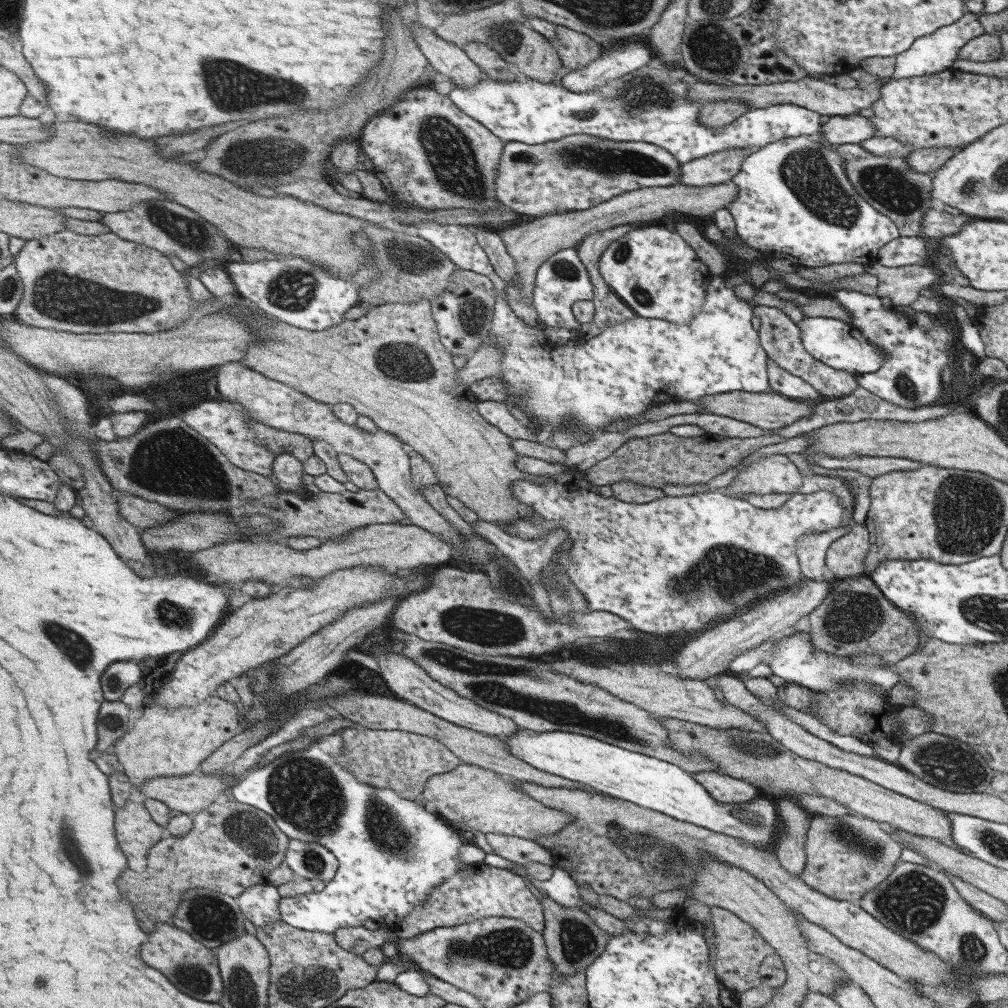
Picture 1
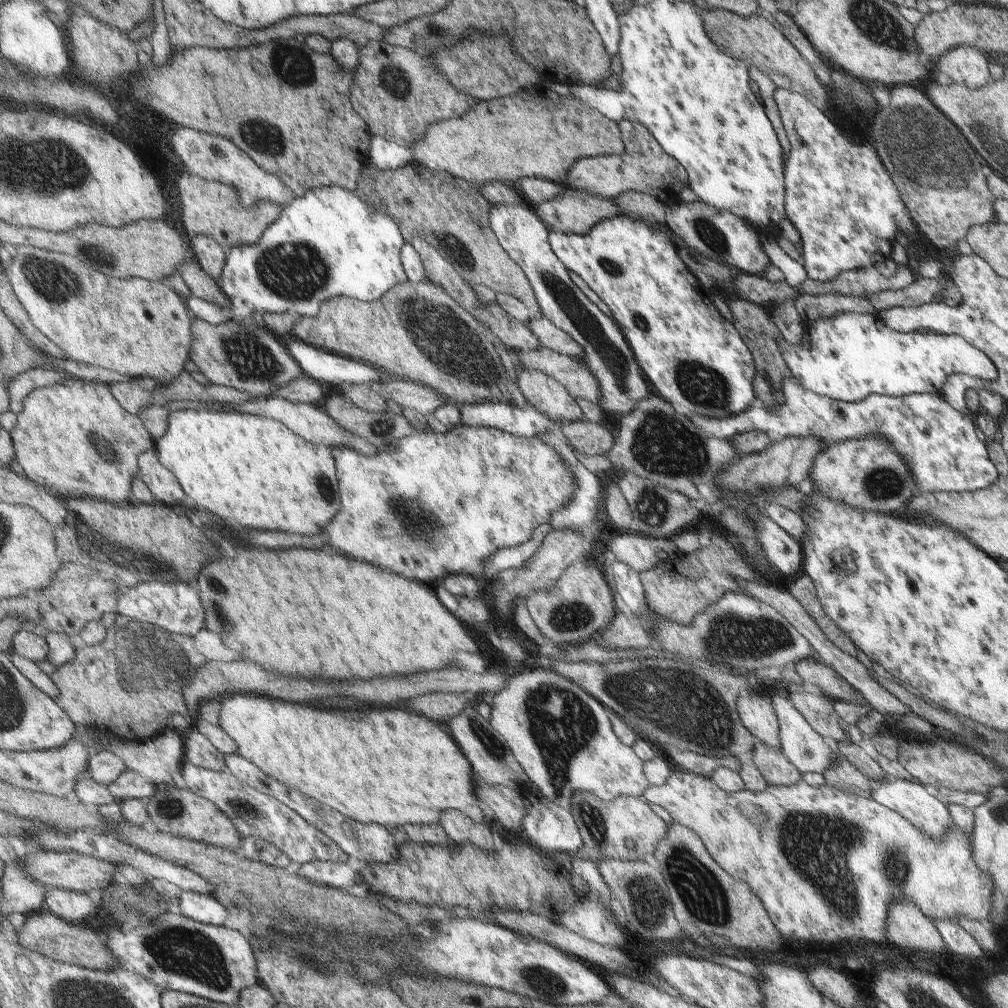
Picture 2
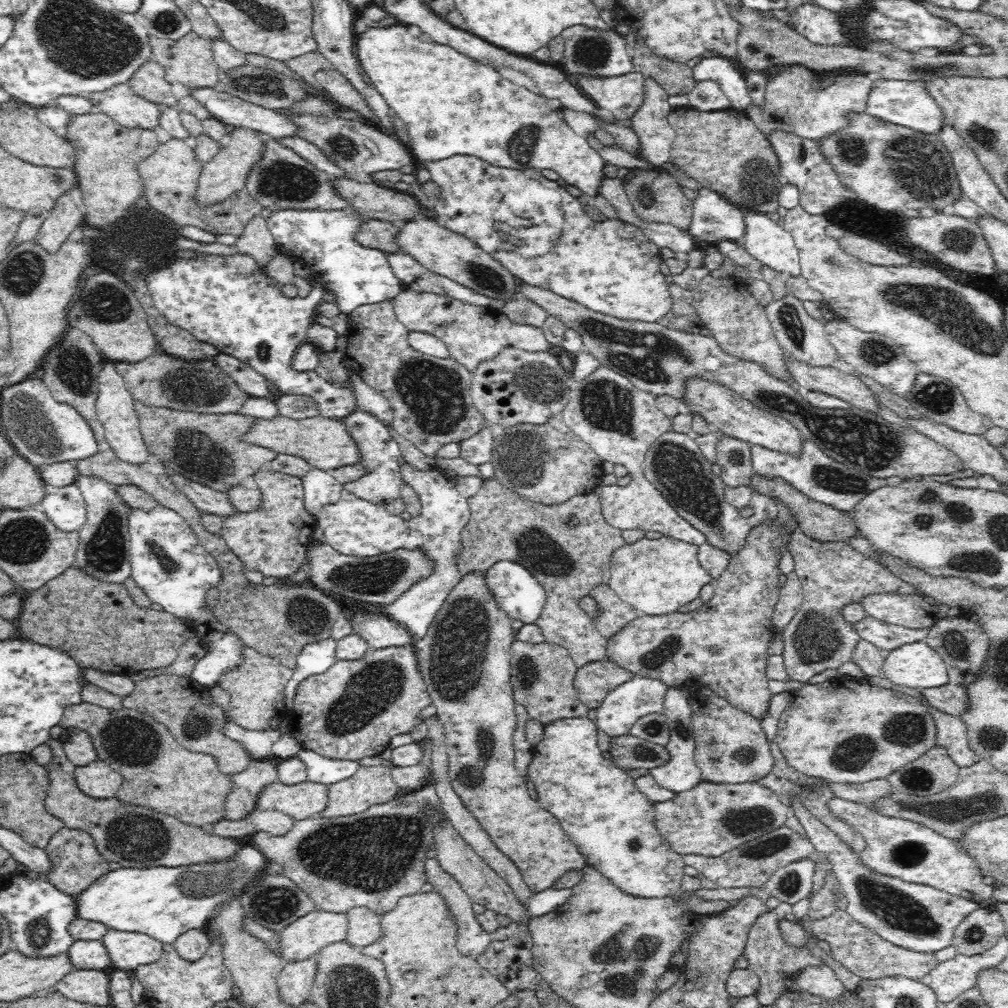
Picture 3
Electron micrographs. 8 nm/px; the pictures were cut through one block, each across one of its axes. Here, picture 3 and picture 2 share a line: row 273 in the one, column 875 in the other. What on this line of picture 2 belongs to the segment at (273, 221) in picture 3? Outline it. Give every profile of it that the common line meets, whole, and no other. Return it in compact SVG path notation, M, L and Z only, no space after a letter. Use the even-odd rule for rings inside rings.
M835 312L805 326L803 340L791 344L779 334L775 344L785 360L791 378L803 388L833 398L839 402L861 402L873 394L877 396L907 396L939 392L951 374L967 374L979 380L995 380L995 364L965 342L961 336L945 336L933 332L897 332L873 314Z

